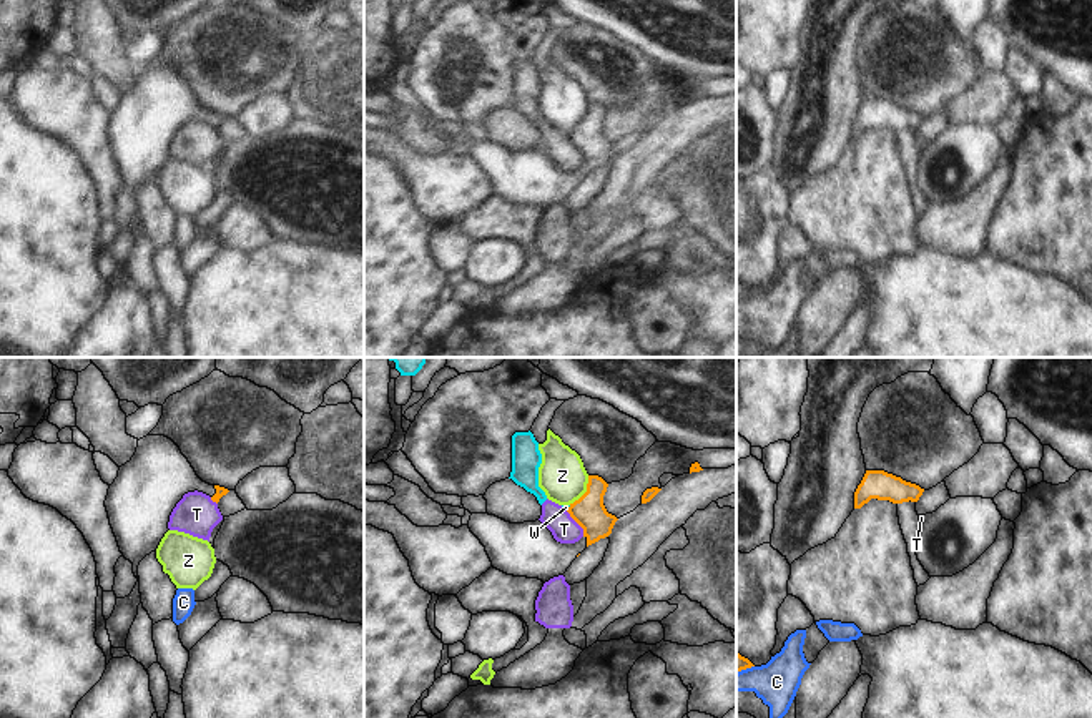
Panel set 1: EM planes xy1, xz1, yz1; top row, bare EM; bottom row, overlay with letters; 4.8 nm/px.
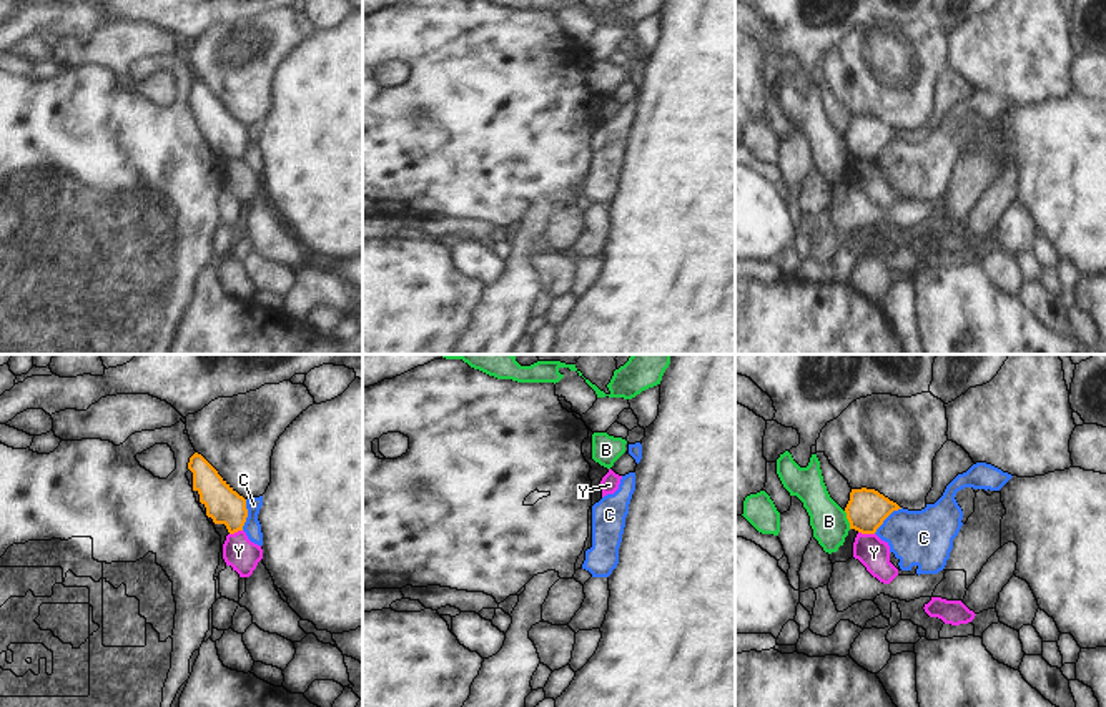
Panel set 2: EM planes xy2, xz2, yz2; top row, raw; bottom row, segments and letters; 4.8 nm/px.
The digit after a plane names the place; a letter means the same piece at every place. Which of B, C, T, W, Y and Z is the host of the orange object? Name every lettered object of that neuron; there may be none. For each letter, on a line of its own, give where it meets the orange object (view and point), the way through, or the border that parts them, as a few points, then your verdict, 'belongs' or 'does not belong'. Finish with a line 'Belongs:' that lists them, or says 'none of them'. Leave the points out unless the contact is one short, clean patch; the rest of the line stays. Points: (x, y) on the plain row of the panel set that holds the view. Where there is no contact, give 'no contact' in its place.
B: meets orange in yz2 at (847, 145); border along yz2 (844, 138), (850, 155); does not belong
C: meets orange in xy2 at (246, 142); border along xy2 (246, 127), (246, 148), (241, 157); does not belong
T: meets orange in xz1 at (577, 150); border along xz1 (565, 138), (582, 157), (584, 163); does not belong
W: meets orange in xz1 at (569, 137); border along xz1 (570, 133), (567, 138); does not belong
Y: meets orange in yz2 at (867, 160); border along yz2 (859, 158), (873, 162); does not belong
Z: meets orange in xz1 at (585, 120); border along xz1 (589, 103), (585, 118), (569, 132); does not belong
Belongs: none of them

